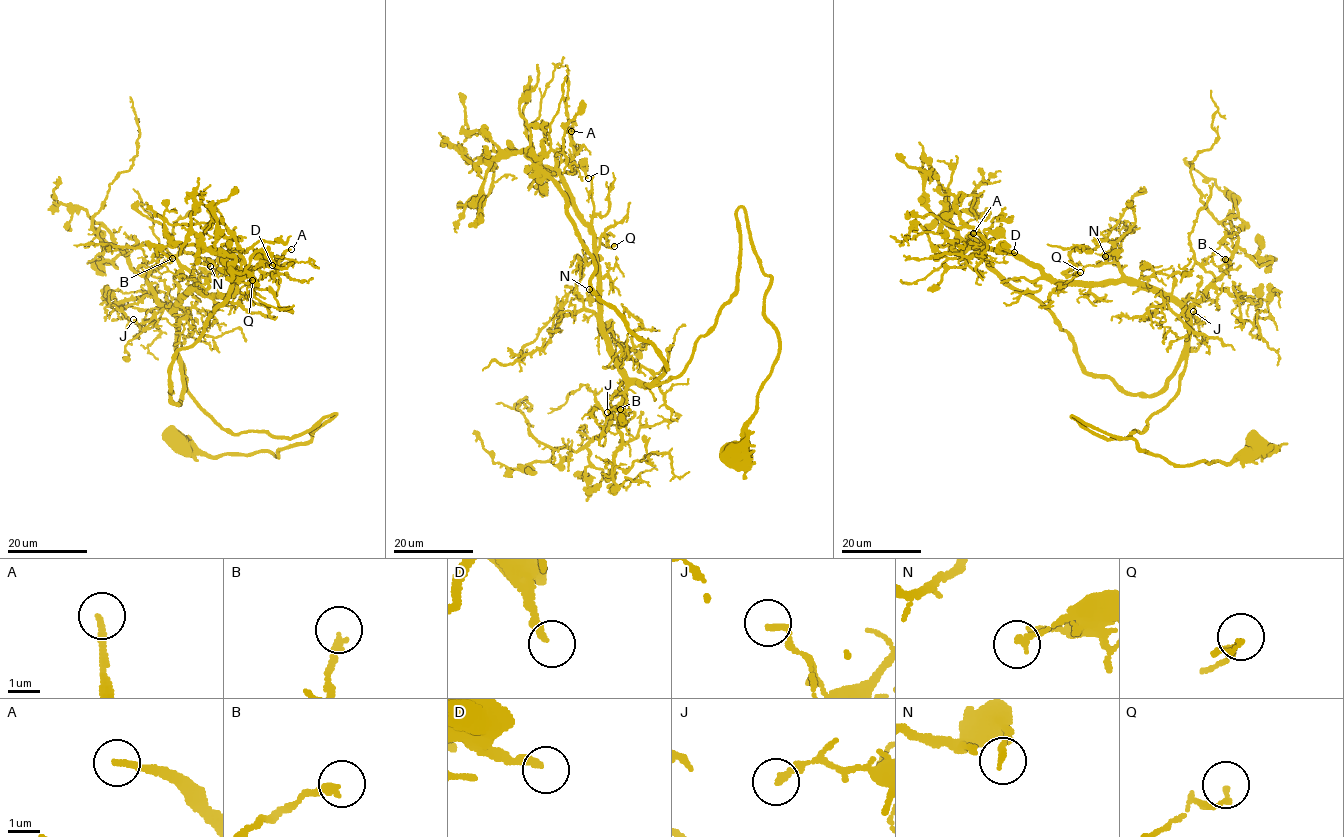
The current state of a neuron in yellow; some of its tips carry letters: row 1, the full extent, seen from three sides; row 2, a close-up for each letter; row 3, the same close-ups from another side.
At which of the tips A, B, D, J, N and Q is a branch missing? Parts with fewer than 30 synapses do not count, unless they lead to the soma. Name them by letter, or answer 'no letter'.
no letter

